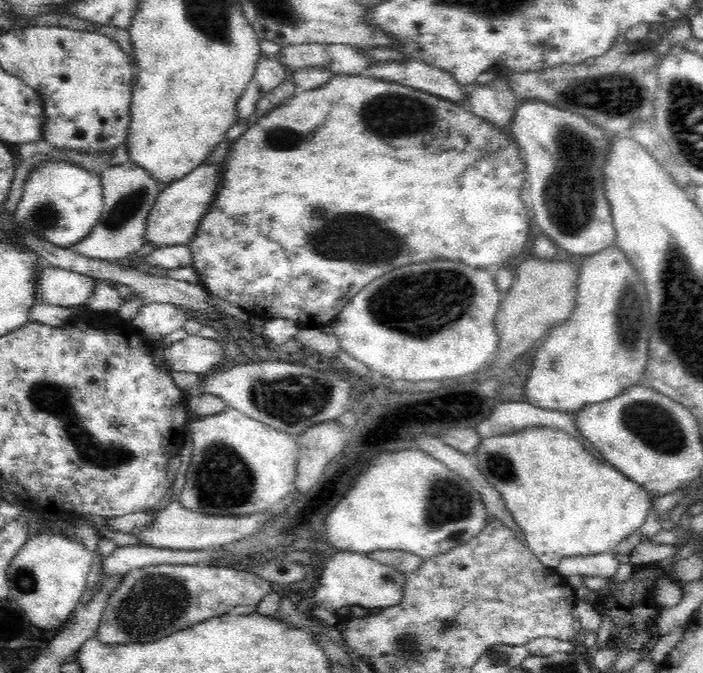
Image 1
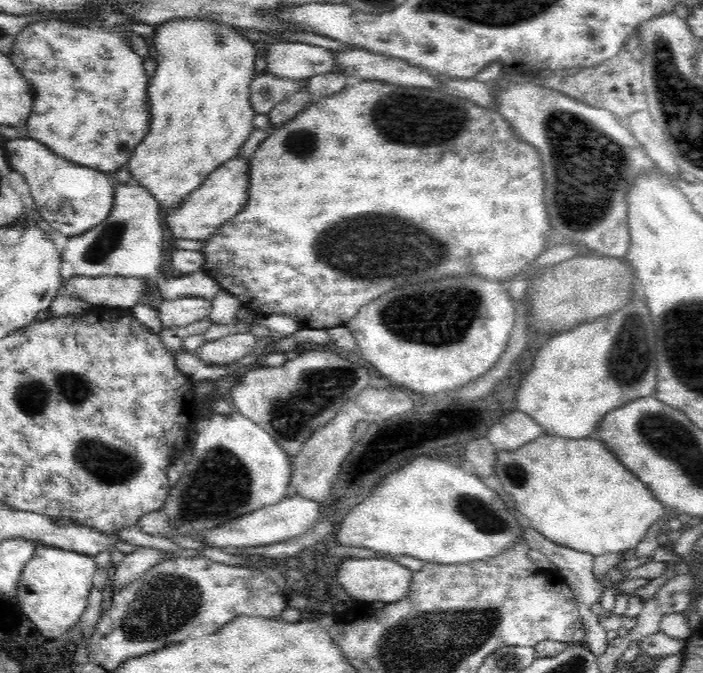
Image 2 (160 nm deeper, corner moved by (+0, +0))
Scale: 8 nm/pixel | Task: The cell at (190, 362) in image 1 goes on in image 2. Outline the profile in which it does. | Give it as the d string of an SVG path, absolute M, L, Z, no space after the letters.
M247 331L232 332L219 340L207 341L195 355L207 365L234 364L252 352L256 341L256 336Z

